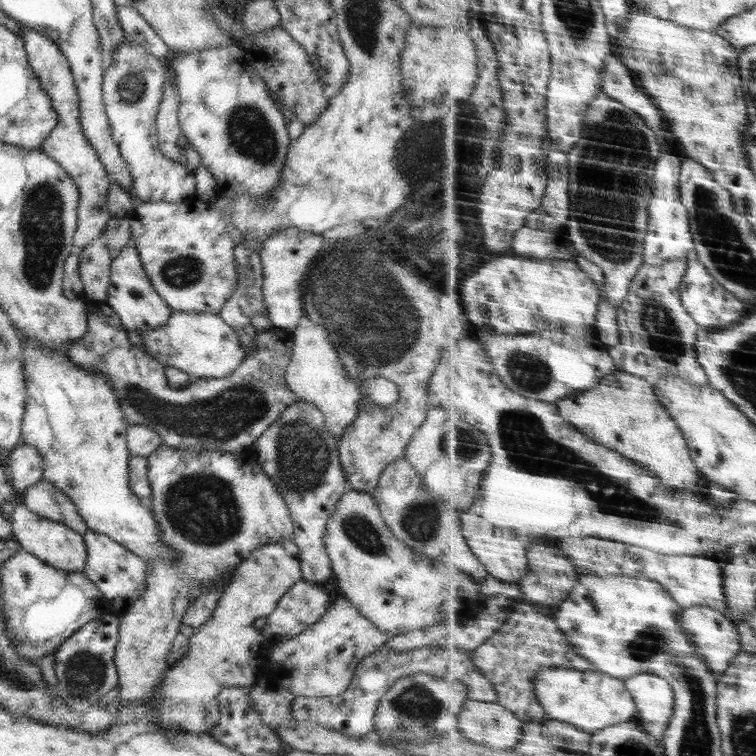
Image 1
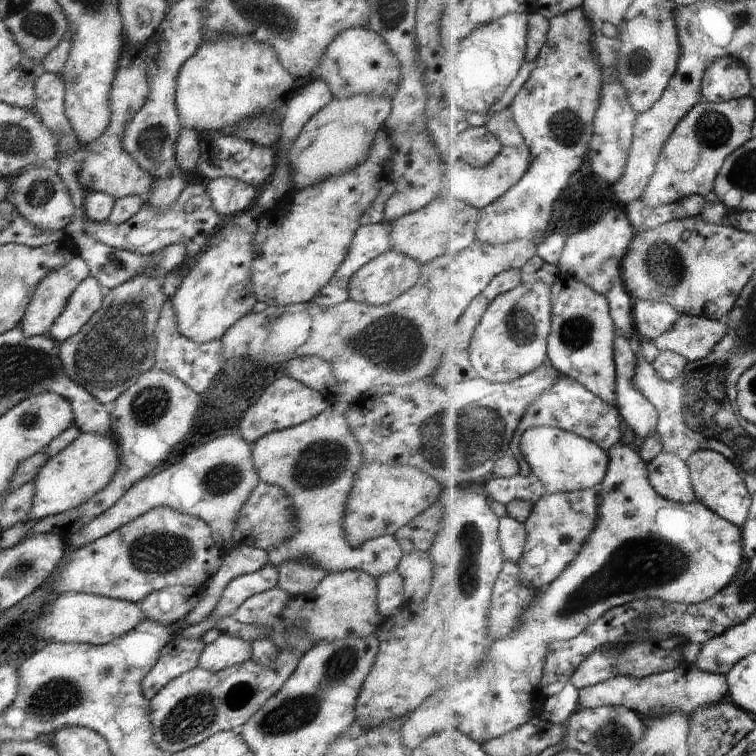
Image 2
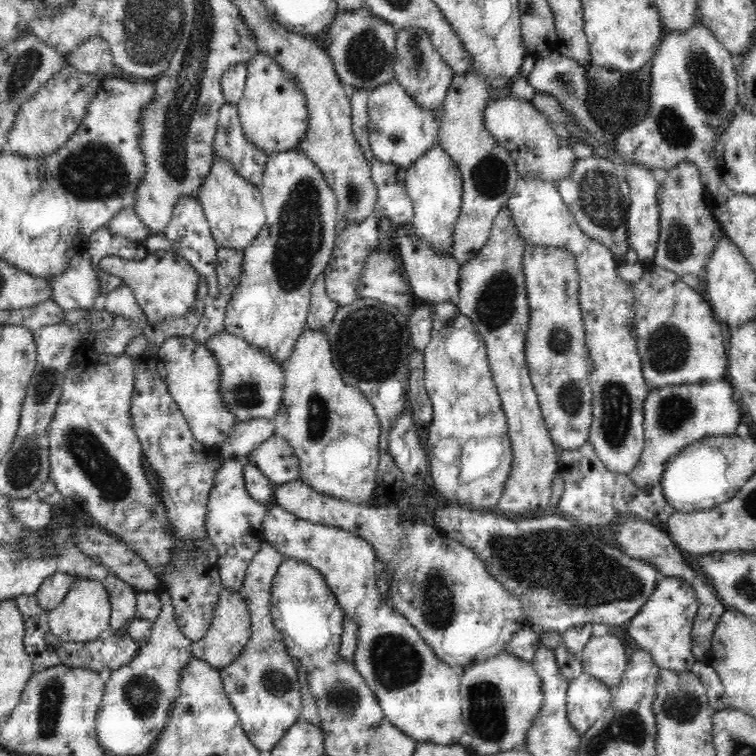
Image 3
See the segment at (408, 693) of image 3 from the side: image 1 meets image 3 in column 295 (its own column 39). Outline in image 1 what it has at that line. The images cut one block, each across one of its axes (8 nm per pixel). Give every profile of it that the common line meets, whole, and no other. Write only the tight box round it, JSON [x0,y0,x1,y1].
[9,501,87,572]

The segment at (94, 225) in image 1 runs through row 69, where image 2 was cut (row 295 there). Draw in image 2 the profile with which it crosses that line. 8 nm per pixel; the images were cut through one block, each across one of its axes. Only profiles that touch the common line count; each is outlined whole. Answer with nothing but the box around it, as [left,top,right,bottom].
[19,255,89,336]

